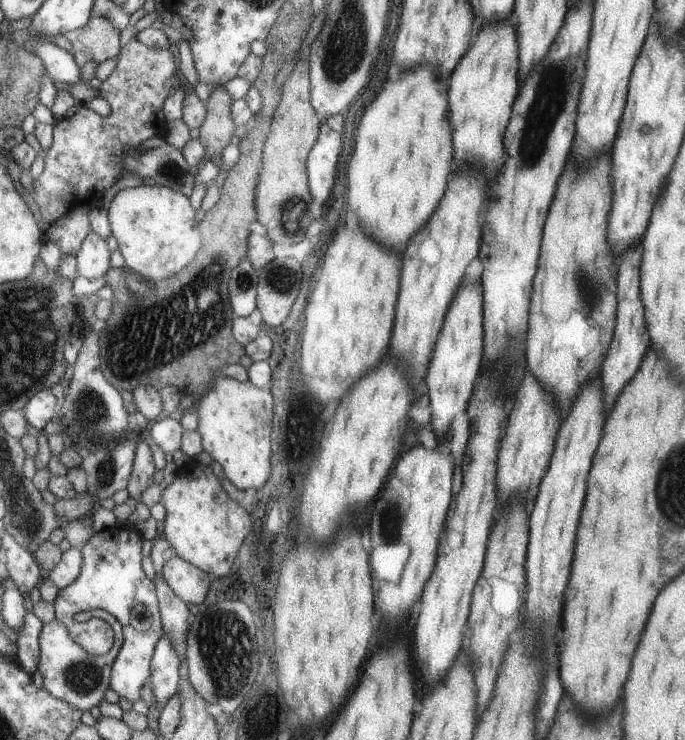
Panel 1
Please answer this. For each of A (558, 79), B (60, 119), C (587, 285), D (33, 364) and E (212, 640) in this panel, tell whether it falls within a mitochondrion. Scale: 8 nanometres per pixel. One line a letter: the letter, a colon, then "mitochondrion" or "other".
A: mitochondrion
B: other
C: mitochondrion
D: mitochondrion
E: mitochondrion

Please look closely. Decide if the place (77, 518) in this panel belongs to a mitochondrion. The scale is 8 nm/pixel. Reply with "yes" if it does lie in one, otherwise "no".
no

